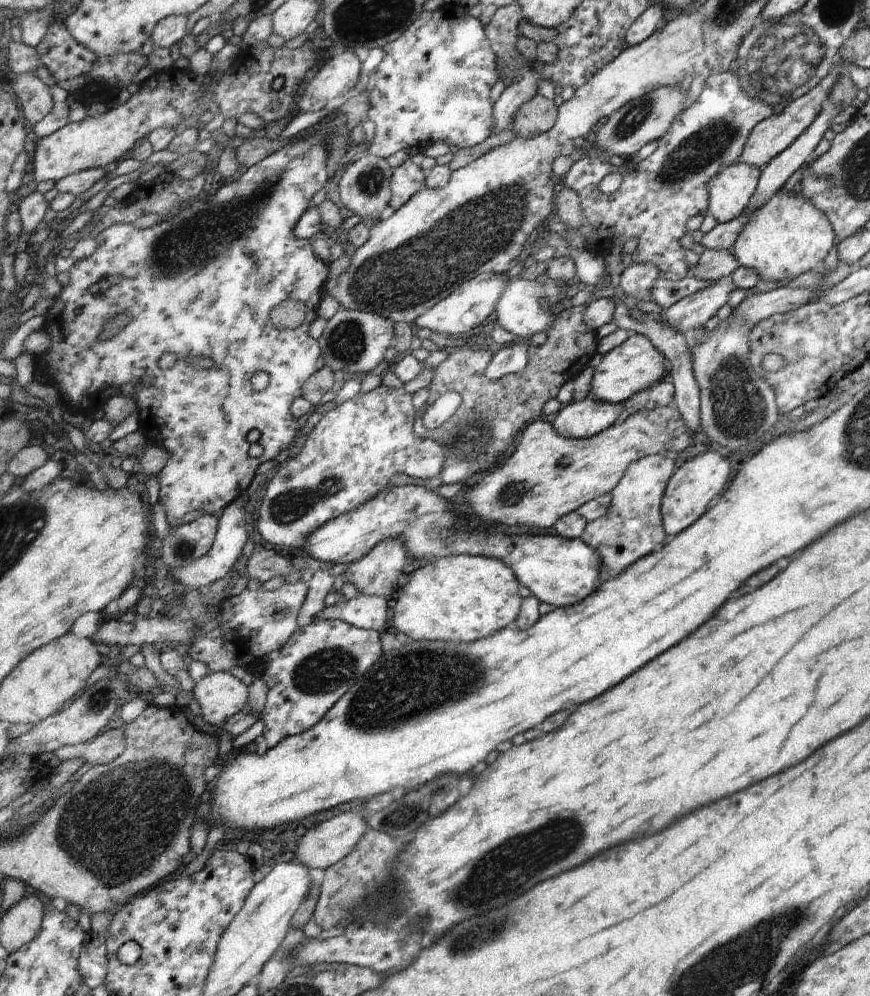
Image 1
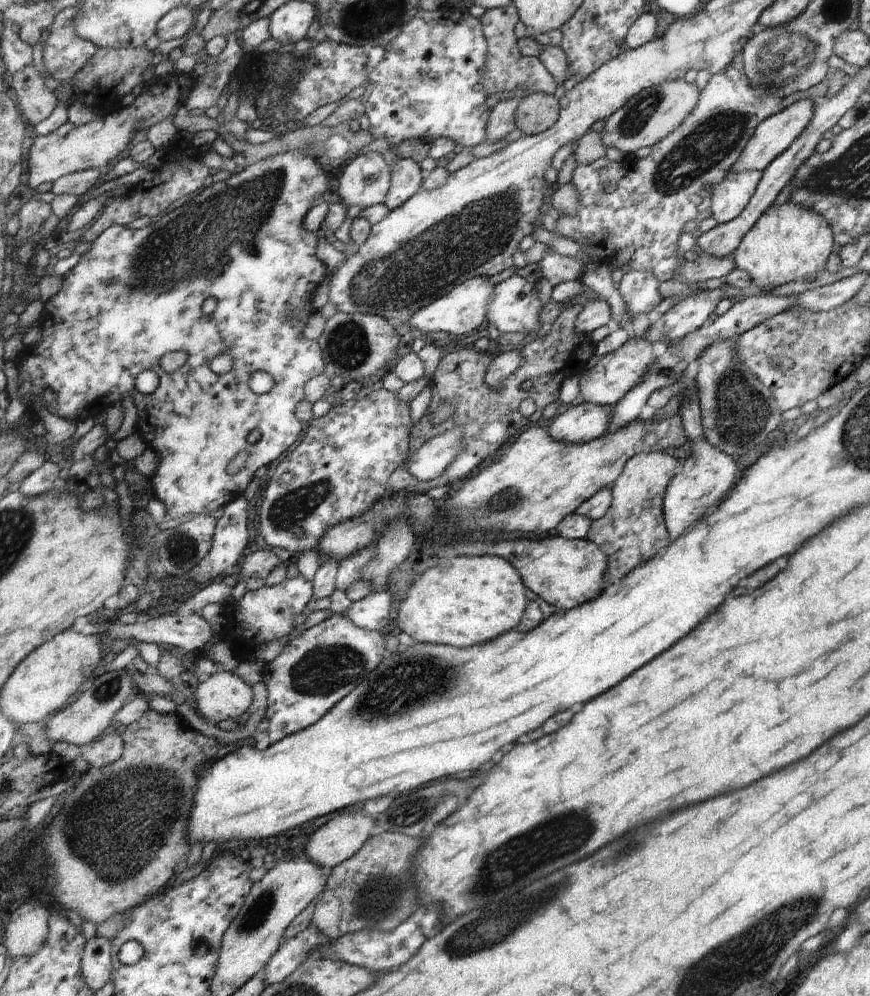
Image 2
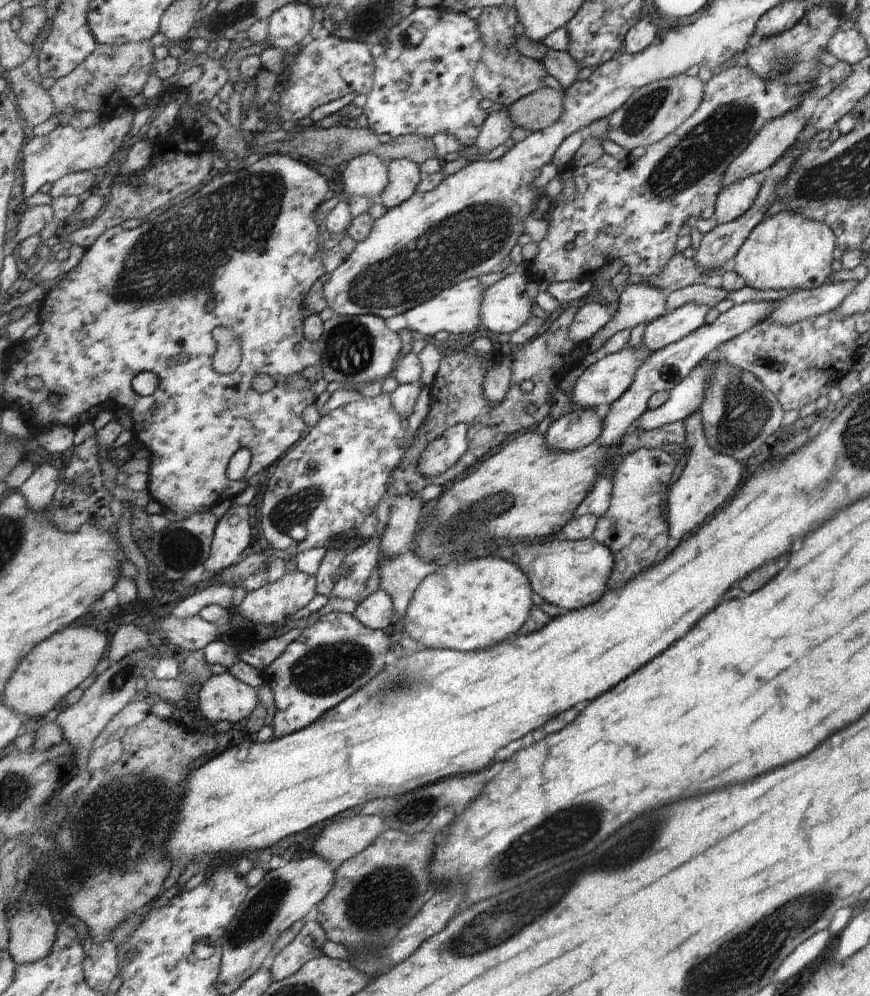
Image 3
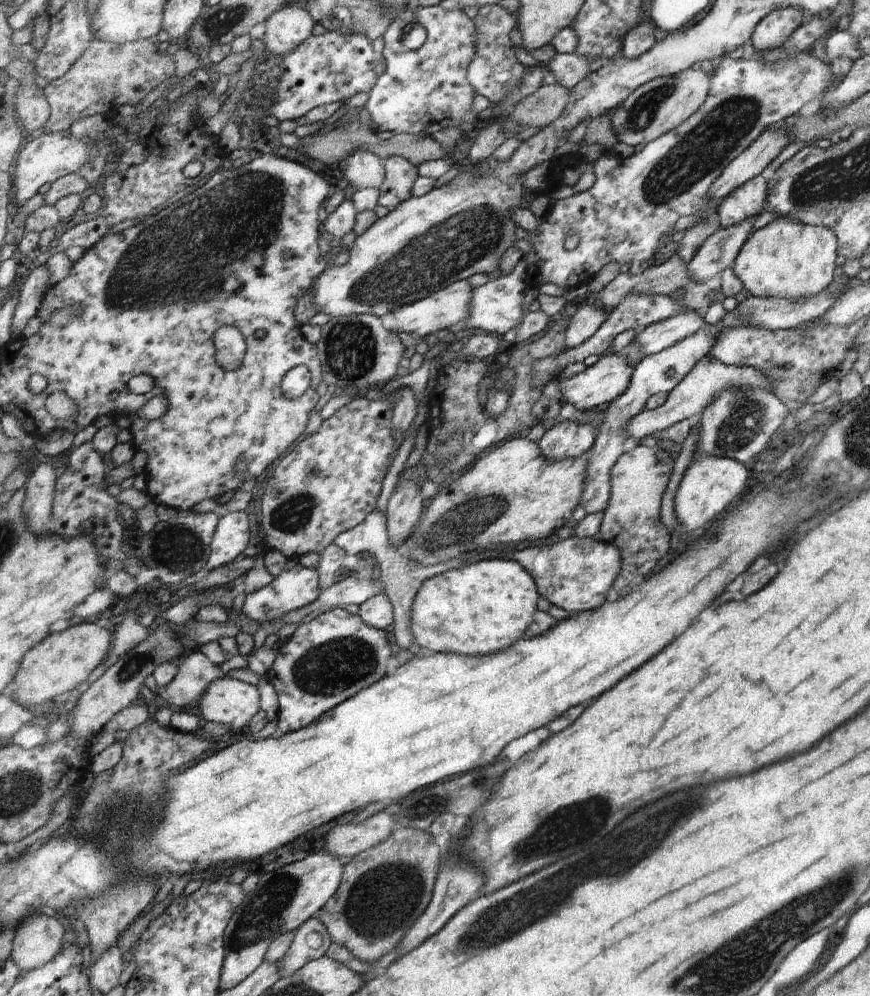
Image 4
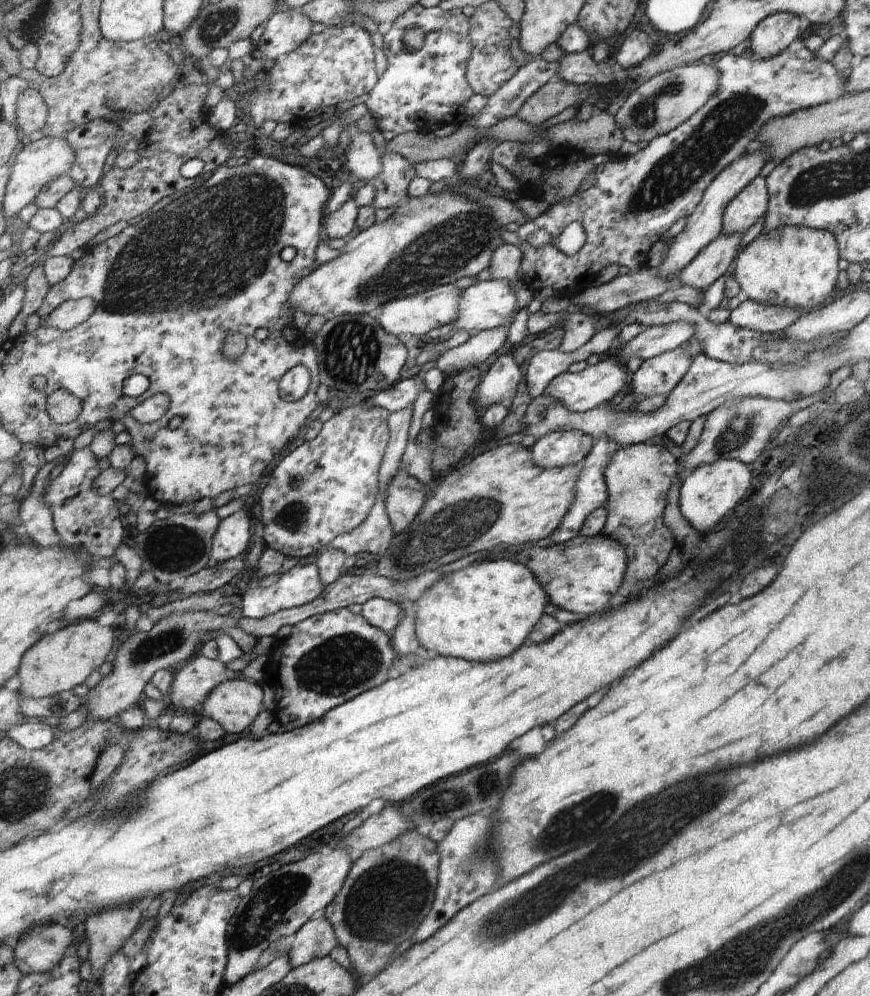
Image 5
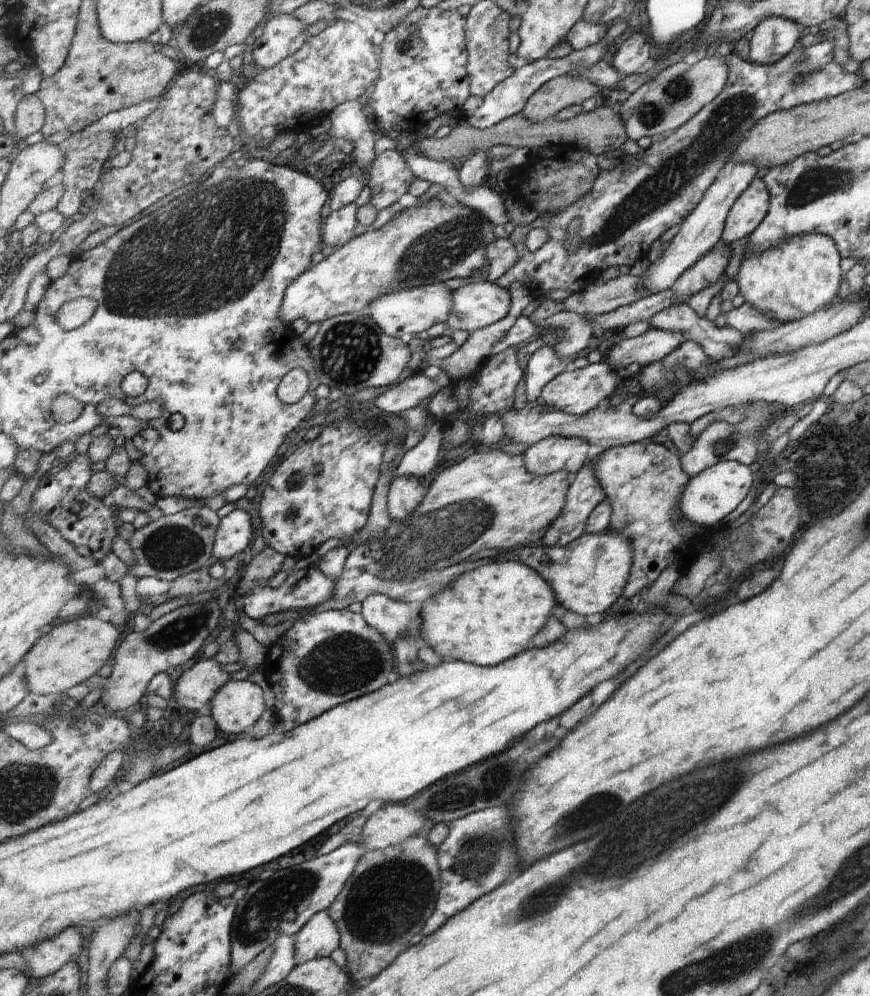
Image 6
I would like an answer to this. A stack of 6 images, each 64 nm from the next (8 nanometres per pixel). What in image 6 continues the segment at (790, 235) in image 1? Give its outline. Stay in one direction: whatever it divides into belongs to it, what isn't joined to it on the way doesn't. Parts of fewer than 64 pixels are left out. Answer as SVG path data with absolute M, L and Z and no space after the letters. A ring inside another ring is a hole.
M803 233L794 237L787 237L784 241L779 241L772 247L745 253L740 260L738 273L734 280L738 284L738 292L744 296L744 301L756 308L760 314L765 313L780 324L799 320L806 314L811 314L814 310L823 308L835 302L837 290L841 280L841 270L839 269L840 256L834 242L823 233Z

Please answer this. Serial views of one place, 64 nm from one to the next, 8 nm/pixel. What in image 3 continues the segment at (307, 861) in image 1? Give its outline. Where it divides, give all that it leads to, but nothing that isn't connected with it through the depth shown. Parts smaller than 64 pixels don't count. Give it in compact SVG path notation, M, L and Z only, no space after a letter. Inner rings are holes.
M358 814L326 826L312 850L338 869L345 861L363 852L385 830L384 816Z

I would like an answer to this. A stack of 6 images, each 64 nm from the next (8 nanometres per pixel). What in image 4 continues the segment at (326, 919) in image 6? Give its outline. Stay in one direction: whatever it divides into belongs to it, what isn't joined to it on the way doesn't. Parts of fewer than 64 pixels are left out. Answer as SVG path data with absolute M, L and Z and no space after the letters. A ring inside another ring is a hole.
M311 917L307 922L304 922L299 929L296 930L296 935L292 945L287 949L287 952L282 956L282 959L277 962L280 968L281 979L293 976L298 970L301 970L308 962L324 957L327 954L327 948L333 942L328 928L317 917ZM311 932L319 932L322 936L322 945L318 949L313 949L307 942L307 936Z

